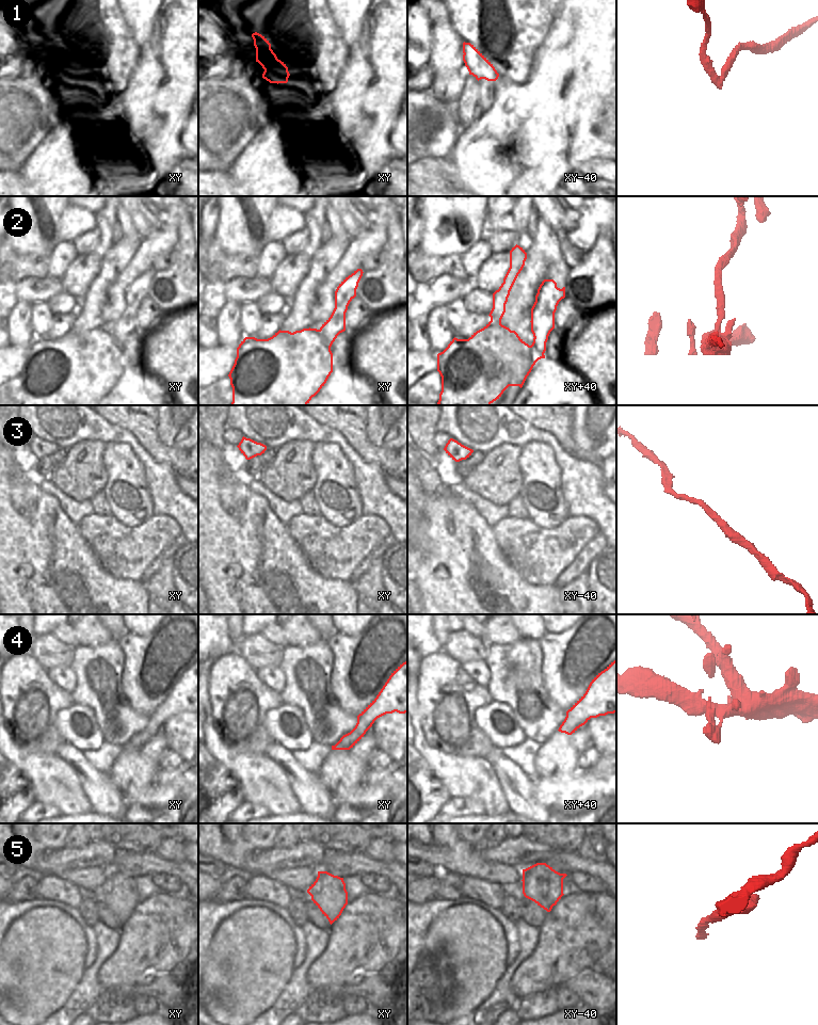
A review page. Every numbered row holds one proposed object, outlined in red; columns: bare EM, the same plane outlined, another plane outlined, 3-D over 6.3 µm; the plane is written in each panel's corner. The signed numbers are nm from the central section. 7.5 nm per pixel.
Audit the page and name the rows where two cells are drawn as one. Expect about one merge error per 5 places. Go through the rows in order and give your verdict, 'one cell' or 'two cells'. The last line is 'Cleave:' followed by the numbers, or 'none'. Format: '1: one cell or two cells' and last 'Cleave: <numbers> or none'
1: two cells
2: two cells
3: one cell
4: one cell
5: one cell
Cleave: 1, 2

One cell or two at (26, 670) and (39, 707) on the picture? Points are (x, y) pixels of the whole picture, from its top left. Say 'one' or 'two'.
one

